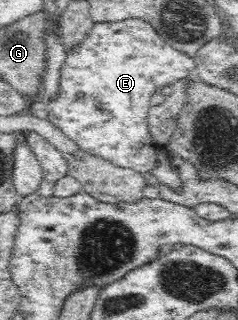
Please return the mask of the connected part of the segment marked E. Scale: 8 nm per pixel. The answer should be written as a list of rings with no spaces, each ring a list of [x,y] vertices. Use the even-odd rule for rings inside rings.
[[[140,18],[123,19],[118,22],[95,23],[76,46],[65,50],[66,56],[59,72],[59,93],[47,101],[47,119],[71,138],[82,150],[108,160],[116,166],[129,168],[139,173],[149,174],[157,165],[156,150],[122,150],[122,148],[144,148],[154,144],[149,132],[147,114],[151,98],[165,85],[180,78],[193,77],[194,59],[170,46],[158,31],[146,20]]]

